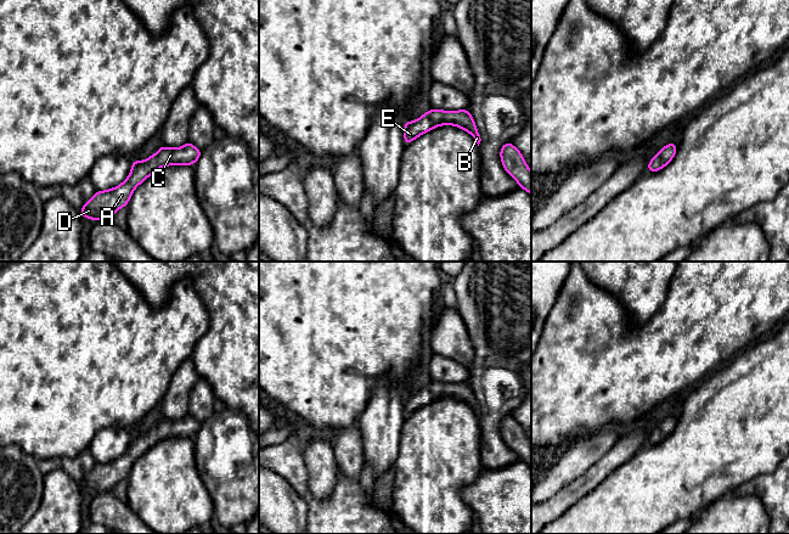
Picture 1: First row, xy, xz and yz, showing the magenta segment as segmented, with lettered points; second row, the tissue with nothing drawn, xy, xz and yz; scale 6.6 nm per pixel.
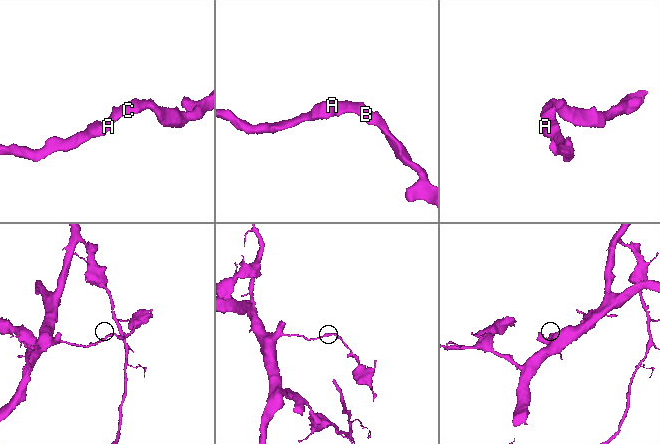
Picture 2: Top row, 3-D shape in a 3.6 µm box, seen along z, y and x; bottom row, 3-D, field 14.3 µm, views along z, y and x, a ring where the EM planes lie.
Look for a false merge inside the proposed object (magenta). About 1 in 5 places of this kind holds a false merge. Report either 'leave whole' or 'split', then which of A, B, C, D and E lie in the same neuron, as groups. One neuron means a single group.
leave whole; A B C D E

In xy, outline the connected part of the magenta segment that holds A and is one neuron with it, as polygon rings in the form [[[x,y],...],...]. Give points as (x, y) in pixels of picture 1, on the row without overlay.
[[[187,414],[184,418],[177,421],[170,421],[164,417],[145,433],[133,433],[129,449],[114,461],[105,463],[96,463],[95,467],[88,473],[79,483],[83,490],[92,493],[112,491],[112,489],[122,480],[128,478],[134,462],[142,456],[150,448],[157,444],[159,440],[167,438],[193,438],[201,429],[202,423]]]

